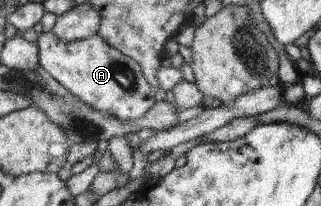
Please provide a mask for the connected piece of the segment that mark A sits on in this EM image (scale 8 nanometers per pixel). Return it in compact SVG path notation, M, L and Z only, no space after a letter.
M51 31L40 32L36 45L38 64L71 94L95 110L128 121L141 118L156 103L156 90L147 82L139 64L107 44L98 34L66 43Z

